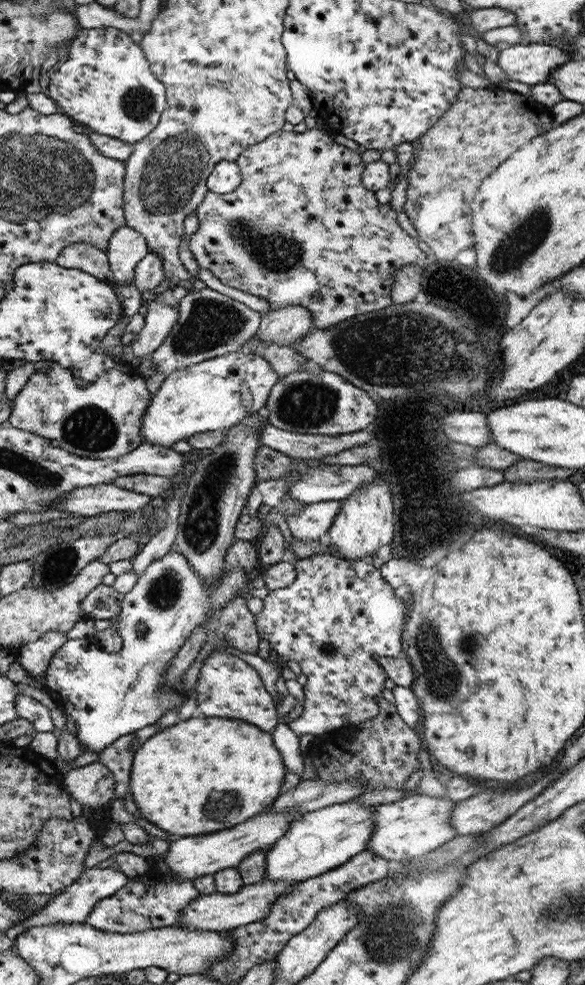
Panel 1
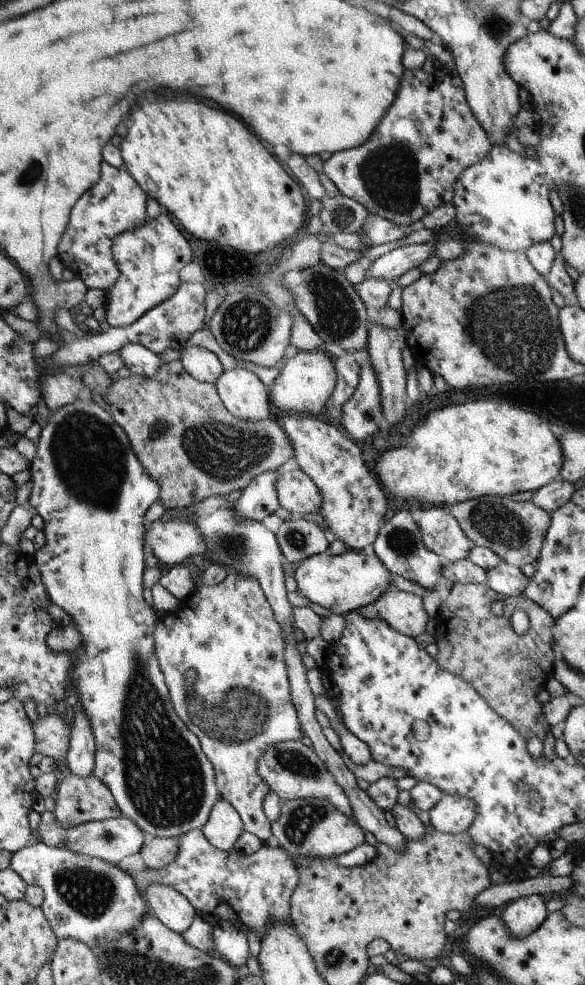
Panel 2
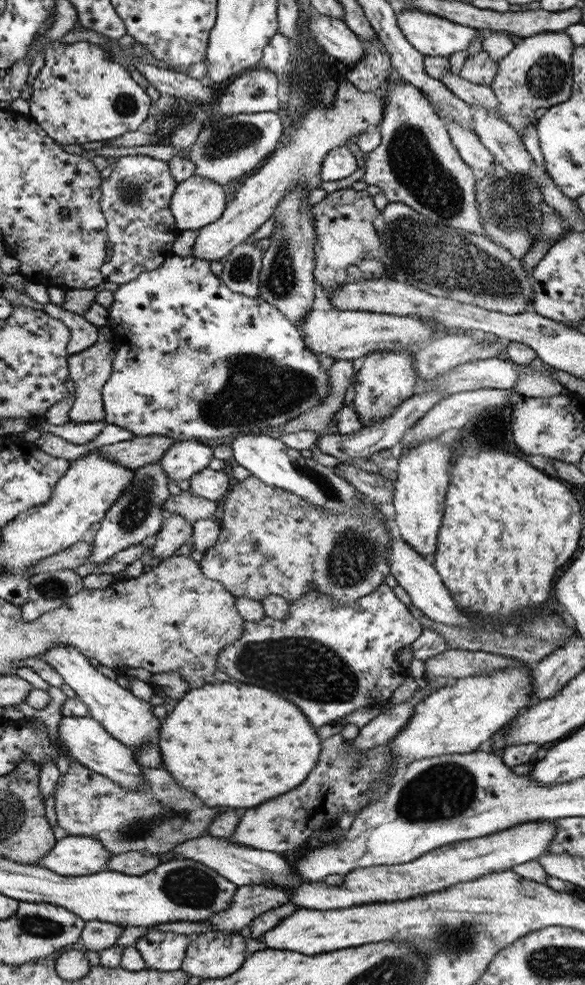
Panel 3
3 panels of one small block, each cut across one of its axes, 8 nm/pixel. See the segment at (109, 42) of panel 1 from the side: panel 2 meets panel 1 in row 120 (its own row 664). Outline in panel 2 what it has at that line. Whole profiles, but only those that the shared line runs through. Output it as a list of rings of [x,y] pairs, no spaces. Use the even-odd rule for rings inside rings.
[[[83,394],[73,403],[65,404],[50,413],[48,424],[42,425],[36,456],[31,462],[30,472],[33,487],[29,503],[43,518],[43,532],[46,537],[46,544],[41,550],[35,551],[33,558],[41,570],[41,579],[46,587],[49,600],[58,604],[72,616],[77,624],[76,628],[83,638],[83,644],[76,651],[77,663],[76,668],[72,671],[72,682],[76,691],[74,696],[76,705],[81,705],[82,709],[86,711],[95,735],[95,766],[92,773],[110,789],[121,814],[137,824],[142,832],[148,832],[153,837],[180,838],[188,831],[201,829],[210,820],[212,810],[221,798],[218,783],[216,783],[216,770],[214,770],[211,760],[204,754],[199,738],[176,714],[175,707],[172,706],[170,691],[164,680],[163,671],[160,670],[158,655],[155,653],[154,634],[158,624],[157,616],[154,616],[154,610],[142,598],[146,530],[142,526],[142,522],[144,522],[144,512],[147,512],[153,502],[159,502],[160,493],[162,493],[161,487],[148,476],[143,463],[131,449],[127,431],[115,421],[112,414]]]

